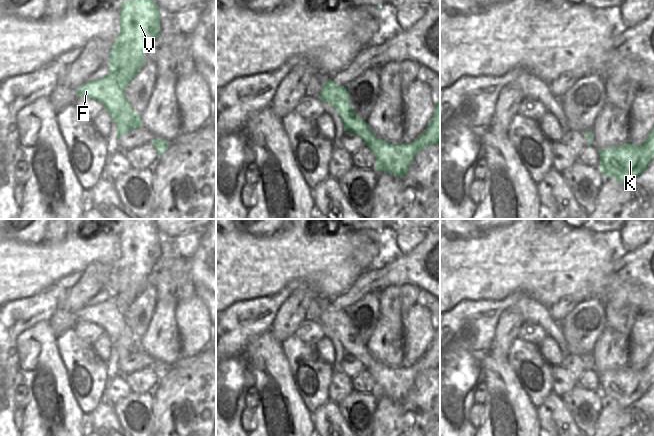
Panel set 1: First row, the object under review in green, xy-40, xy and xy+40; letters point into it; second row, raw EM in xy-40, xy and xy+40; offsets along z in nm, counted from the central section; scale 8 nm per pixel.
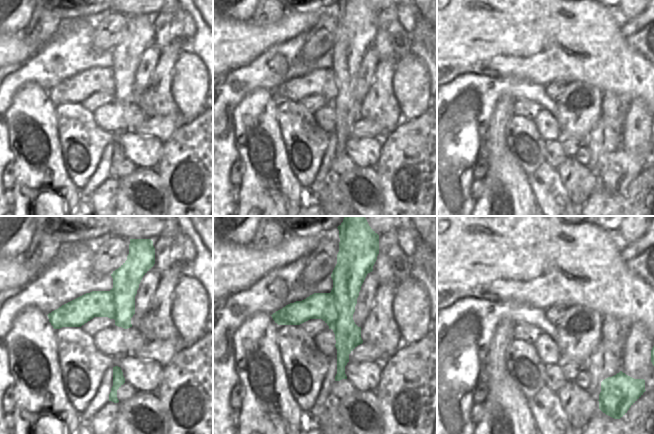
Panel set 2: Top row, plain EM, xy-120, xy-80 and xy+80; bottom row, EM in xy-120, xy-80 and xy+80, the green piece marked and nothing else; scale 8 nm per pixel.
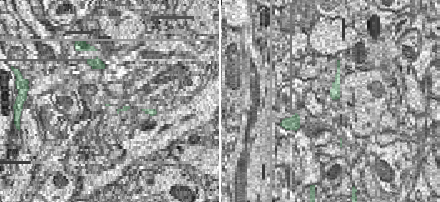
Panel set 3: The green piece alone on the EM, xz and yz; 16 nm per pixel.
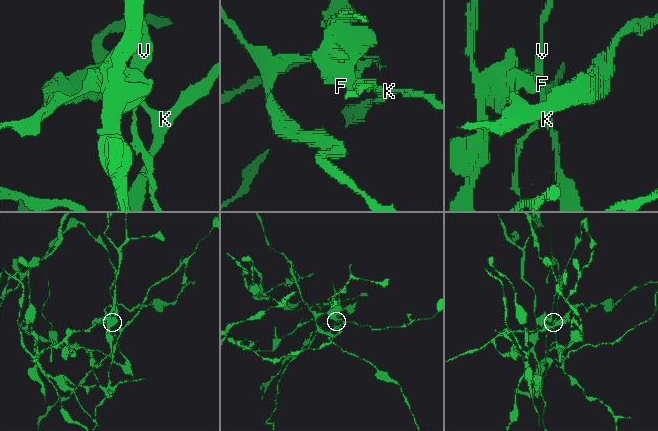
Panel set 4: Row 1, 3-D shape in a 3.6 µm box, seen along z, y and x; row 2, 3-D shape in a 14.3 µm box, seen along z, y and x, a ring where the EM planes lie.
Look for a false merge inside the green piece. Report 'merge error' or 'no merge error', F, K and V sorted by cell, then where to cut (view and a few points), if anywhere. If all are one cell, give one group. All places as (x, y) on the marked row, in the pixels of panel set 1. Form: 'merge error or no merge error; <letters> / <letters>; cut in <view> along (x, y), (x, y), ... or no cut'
merge error; F V / K; cut in xy along (377, 137), (366, 144)

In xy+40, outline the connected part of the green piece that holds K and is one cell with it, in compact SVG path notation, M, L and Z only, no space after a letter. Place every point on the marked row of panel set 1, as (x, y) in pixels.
M654 128L641 144L627 142L603 148L598 153L602 174L625 184L642 174L654 158Z

